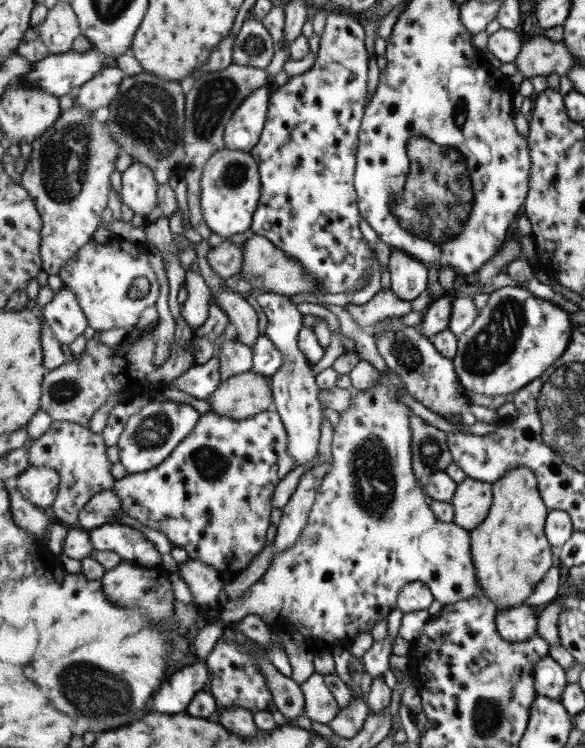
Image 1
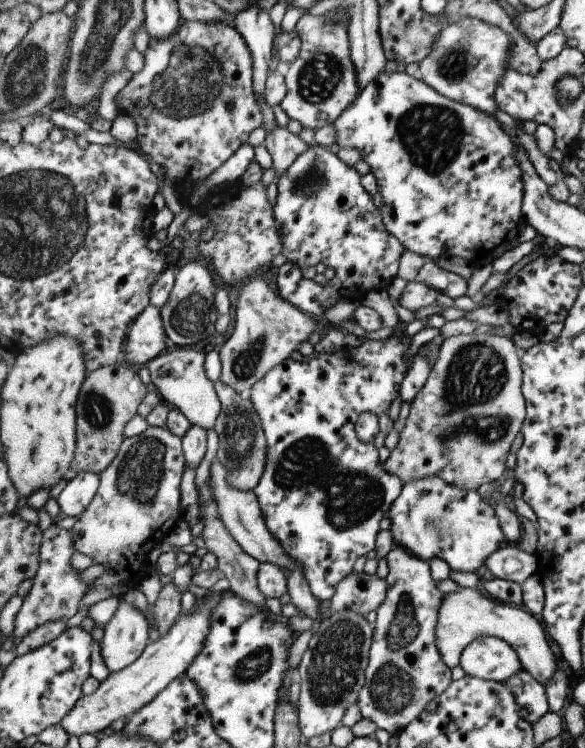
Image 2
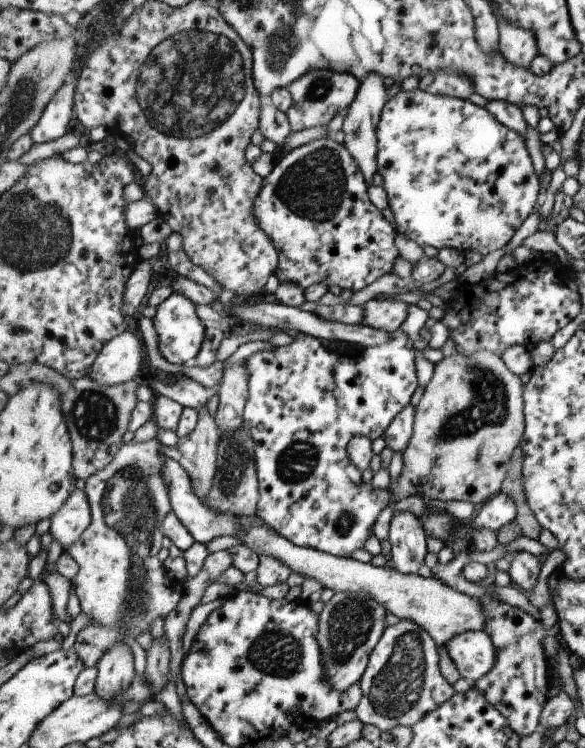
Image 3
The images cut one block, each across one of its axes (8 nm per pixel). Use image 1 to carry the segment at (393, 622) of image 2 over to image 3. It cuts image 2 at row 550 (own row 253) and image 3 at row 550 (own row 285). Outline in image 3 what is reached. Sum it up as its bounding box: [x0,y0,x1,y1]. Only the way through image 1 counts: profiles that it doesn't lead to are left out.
[388,512,427,574]

